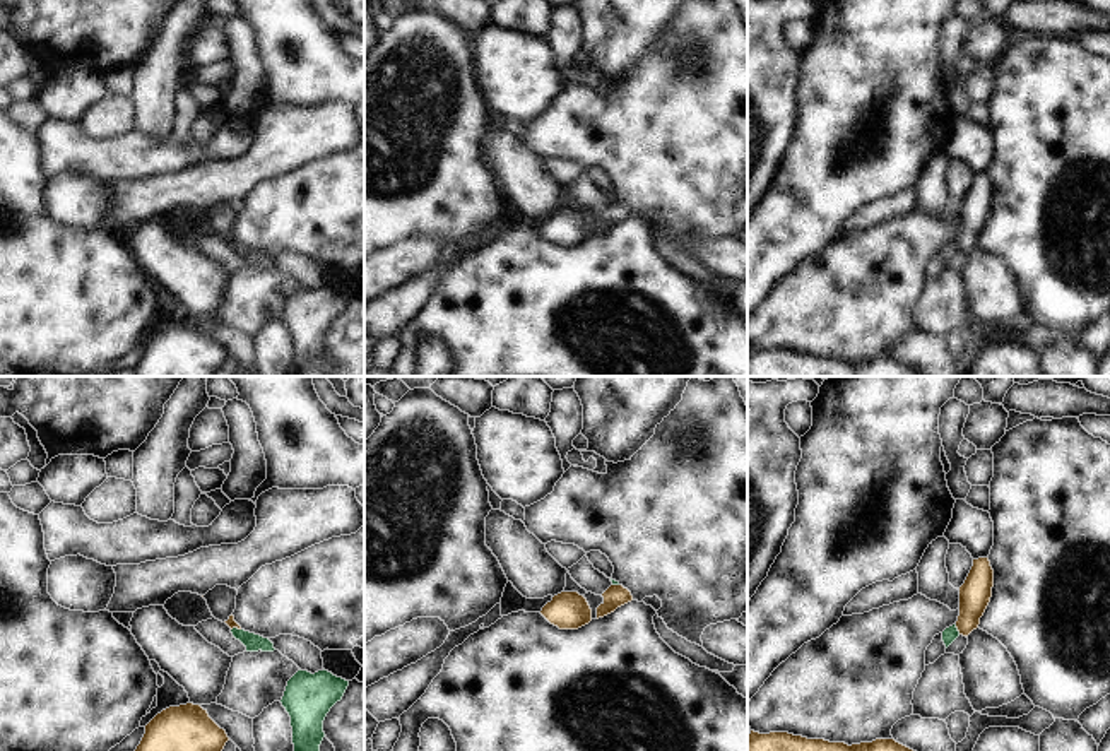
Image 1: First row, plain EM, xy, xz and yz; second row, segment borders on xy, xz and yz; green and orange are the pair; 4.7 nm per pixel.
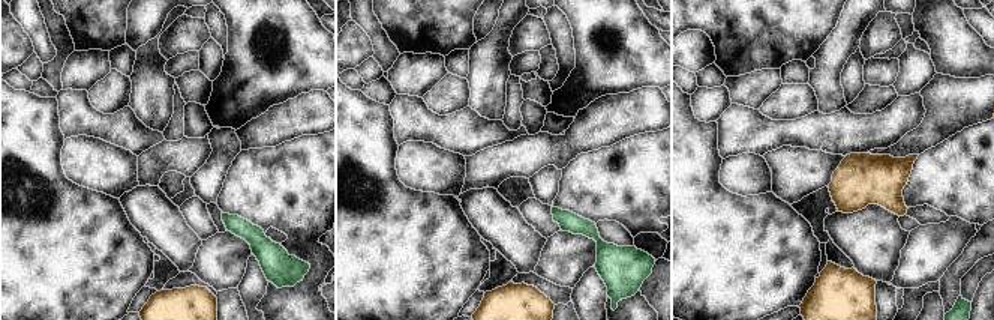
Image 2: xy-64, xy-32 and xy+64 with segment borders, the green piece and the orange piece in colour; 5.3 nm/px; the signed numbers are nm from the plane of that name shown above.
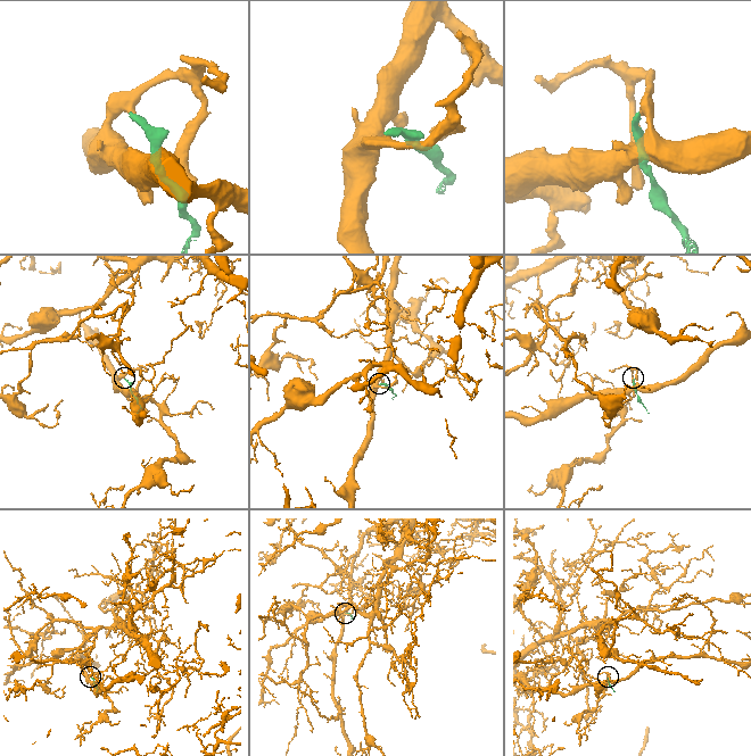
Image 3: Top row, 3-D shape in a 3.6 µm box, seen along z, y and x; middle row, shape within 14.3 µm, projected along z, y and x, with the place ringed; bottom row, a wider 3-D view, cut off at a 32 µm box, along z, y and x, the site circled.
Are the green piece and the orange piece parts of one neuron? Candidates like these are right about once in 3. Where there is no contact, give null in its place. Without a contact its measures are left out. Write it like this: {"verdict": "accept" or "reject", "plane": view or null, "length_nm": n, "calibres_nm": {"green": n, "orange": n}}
{"verdict": "reject", "plane": "yz", "length_nm": 50, "calibres_nm": {"green": 70, "orange": 150}}

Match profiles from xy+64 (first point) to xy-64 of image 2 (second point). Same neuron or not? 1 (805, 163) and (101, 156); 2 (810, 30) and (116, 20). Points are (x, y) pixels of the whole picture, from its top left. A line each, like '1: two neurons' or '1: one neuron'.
1: two neurons
2: one neuron

